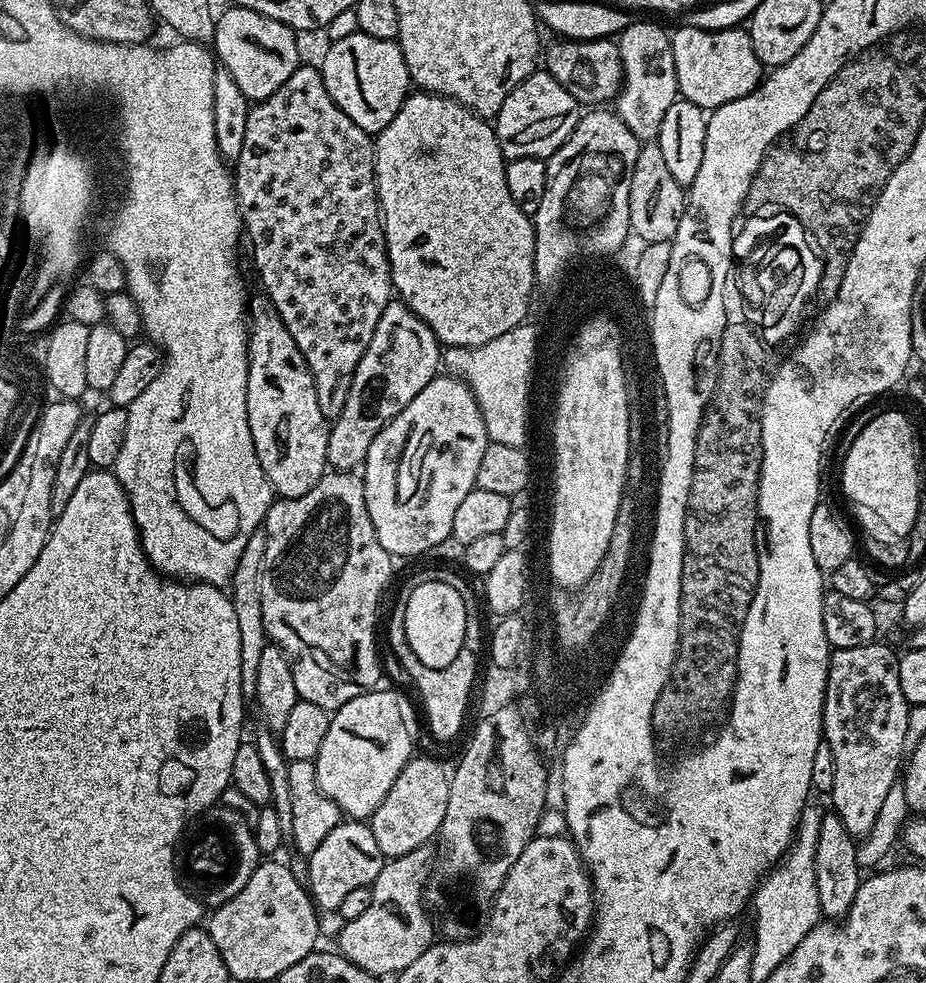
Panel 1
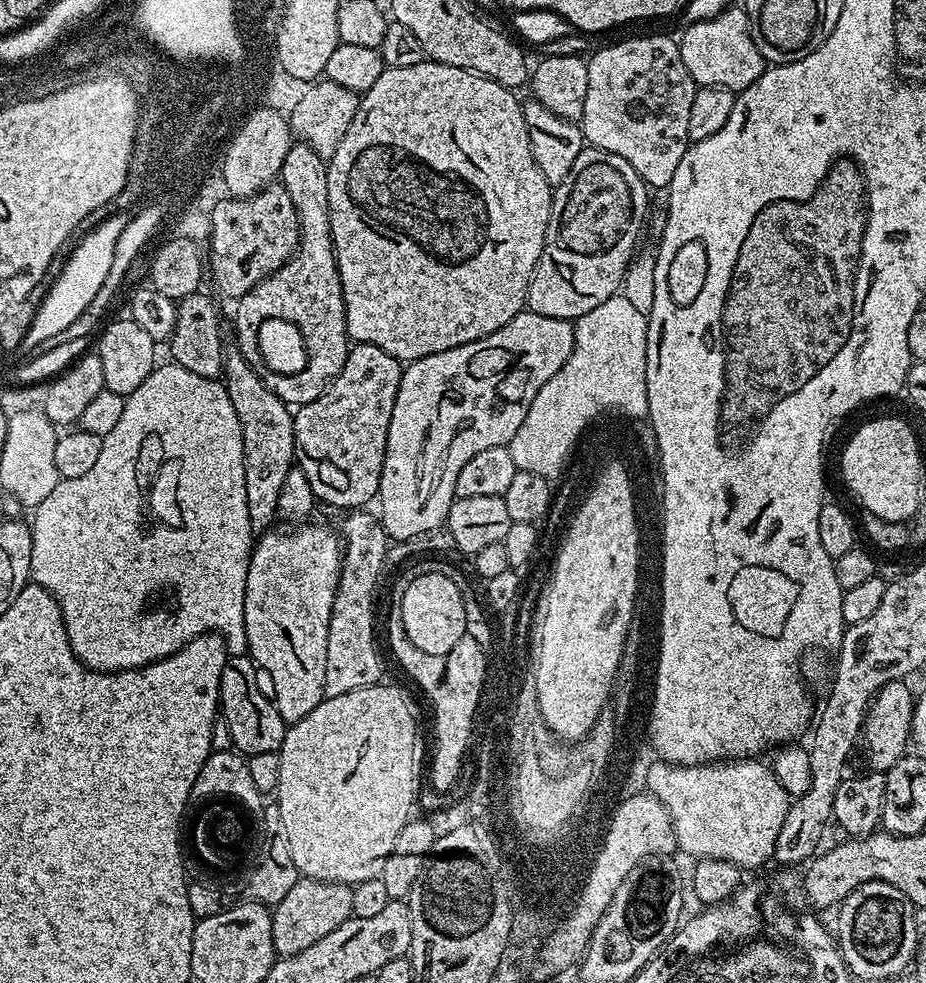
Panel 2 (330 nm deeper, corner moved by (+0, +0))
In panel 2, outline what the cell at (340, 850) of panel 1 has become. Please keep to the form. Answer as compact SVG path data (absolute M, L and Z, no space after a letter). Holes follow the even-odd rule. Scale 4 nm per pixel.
M301 878L294 882L286 898L274 905L271 913L277 957L302 954L302 950L314 946L314 942L322 942L330 930L338 930L338 926L352 916L352 888L346 884Z

